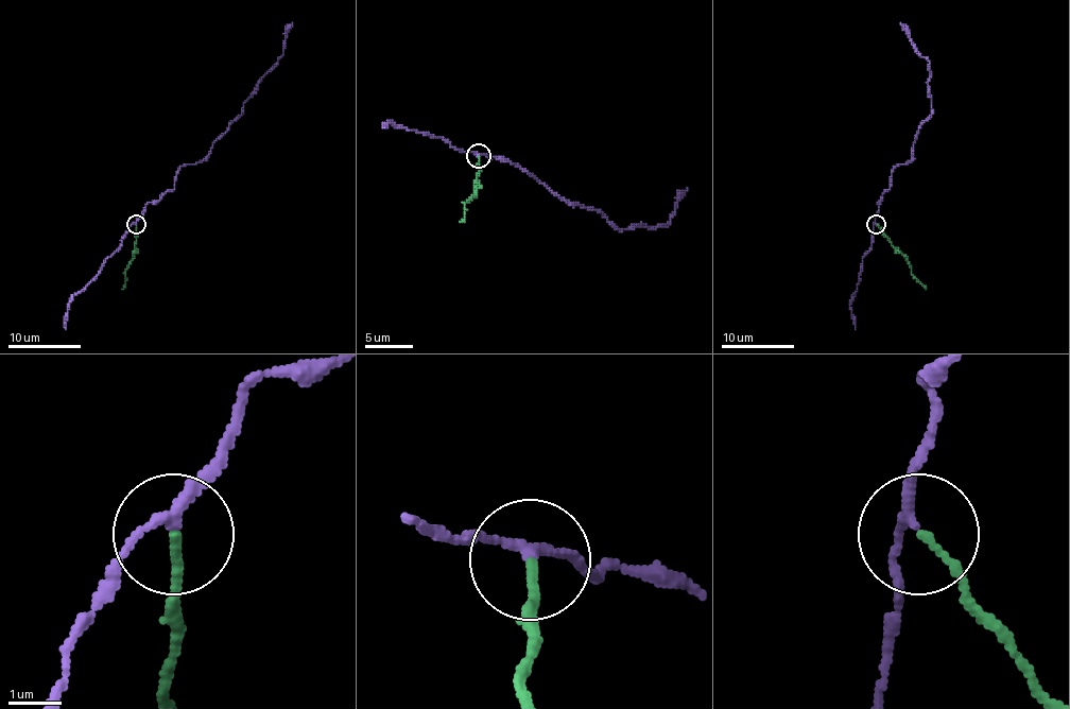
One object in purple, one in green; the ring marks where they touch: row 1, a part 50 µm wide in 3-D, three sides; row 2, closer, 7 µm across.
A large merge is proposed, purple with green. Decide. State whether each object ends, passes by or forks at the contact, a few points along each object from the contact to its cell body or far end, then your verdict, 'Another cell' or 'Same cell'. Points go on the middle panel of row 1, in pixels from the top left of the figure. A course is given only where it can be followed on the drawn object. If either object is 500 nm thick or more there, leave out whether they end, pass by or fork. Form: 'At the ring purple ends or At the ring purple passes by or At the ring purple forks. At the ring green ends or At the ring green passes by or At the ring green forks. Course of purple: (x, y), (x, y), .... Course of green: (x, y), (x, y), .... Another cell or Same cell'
At the ring purple passes by. At the ring green ends. Course of purple: (479, 156), (507, 159), (568, 203), (592, 207), (619, 229), (632, 224), (665, 226), (677, 197), (687, 188). Course of green: (479, 156), (477, 192), (464, 203), (460, 222). Another cell

